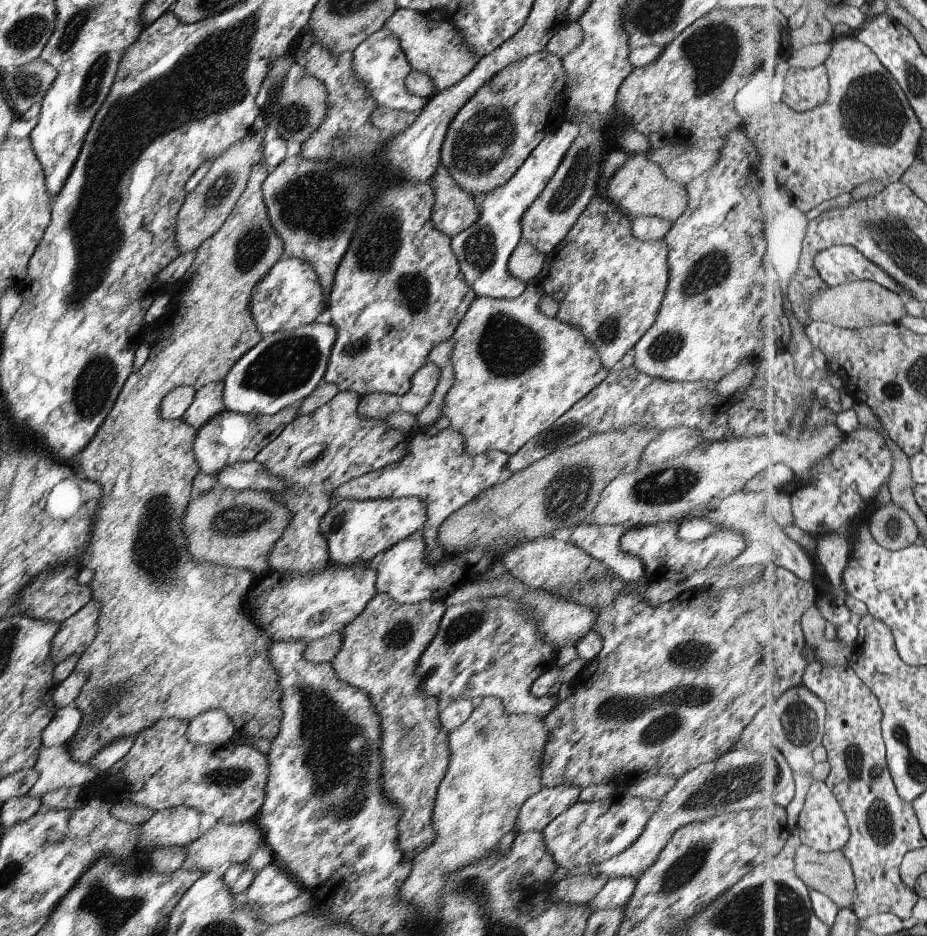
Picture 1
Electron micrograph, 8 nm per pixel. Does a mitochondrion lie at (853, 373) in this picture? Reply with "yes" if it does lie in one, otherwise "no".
no

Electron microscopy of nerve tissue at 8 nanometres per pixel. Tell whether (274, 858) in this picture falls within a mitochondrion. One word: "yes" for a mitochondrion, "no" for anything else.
no

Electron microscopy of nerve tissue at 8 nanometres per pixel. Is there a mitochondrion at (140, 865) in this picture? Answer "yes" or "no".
no

